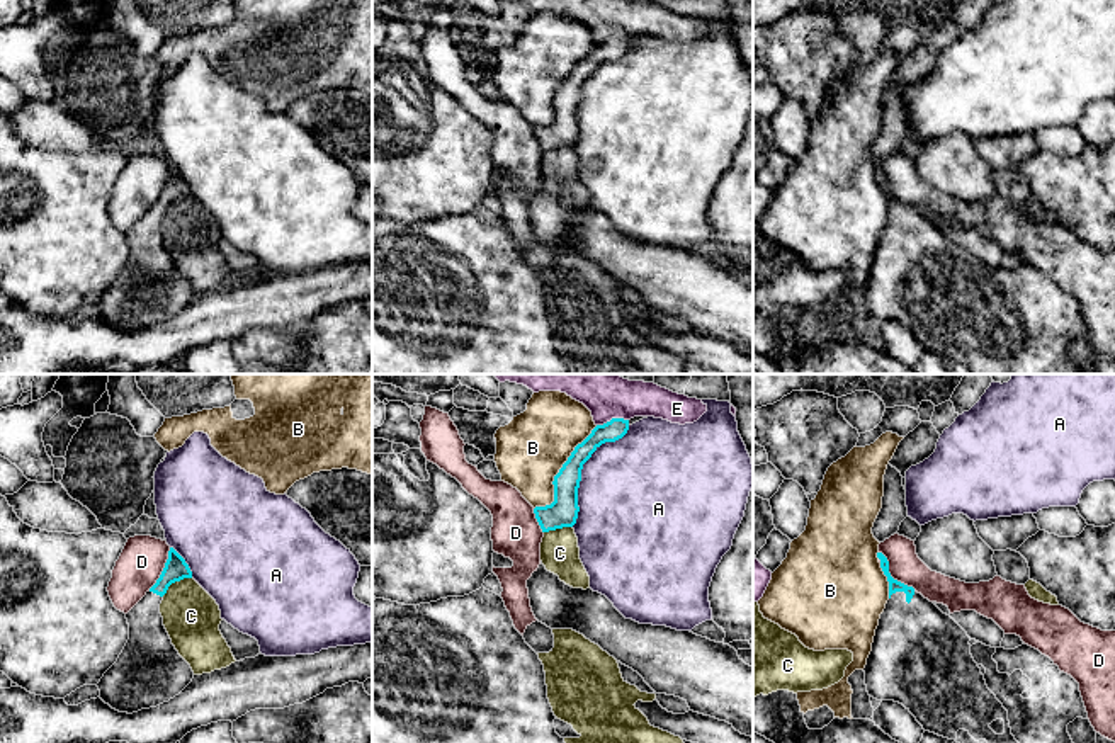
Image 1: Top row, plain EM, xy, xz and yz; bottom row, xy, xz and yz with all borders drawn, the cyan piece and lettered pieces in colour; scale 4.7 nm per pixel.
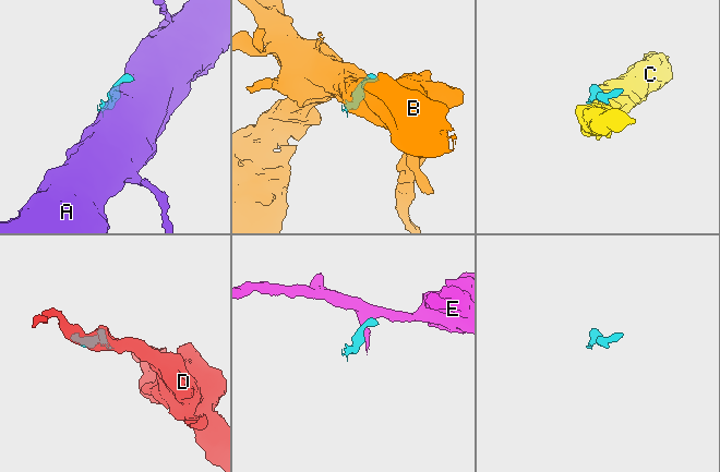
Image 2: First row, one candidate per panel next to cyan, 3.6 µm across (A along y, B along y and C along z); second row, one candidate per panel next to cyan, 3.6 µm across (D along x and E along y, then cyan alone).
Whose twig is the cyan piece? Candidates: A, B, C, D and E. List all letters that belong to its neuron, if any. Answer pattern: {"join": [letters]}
{"join": []}

